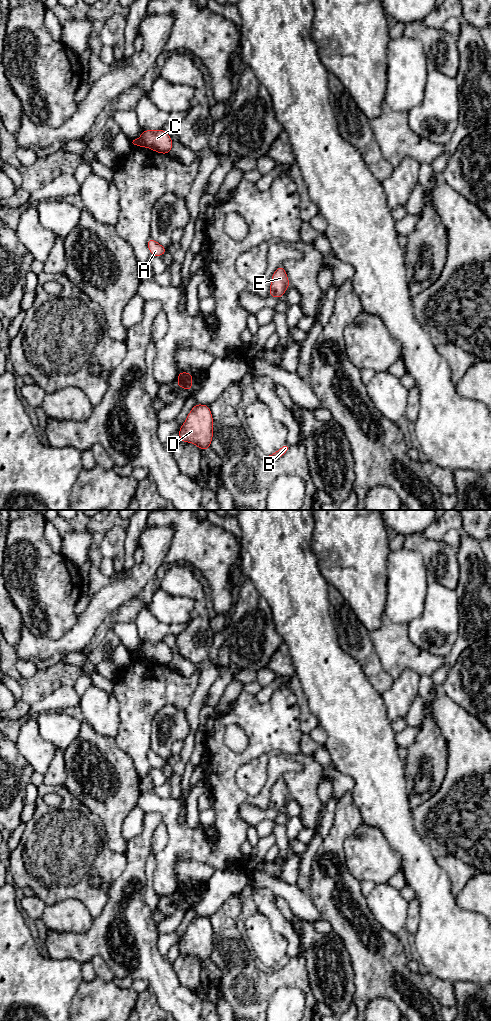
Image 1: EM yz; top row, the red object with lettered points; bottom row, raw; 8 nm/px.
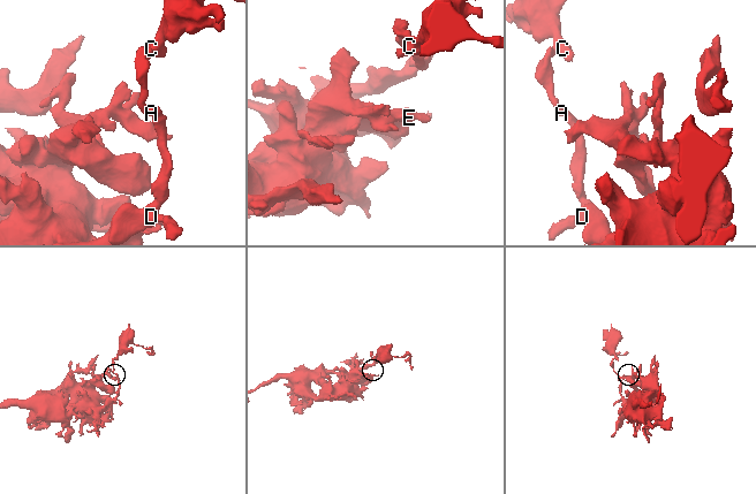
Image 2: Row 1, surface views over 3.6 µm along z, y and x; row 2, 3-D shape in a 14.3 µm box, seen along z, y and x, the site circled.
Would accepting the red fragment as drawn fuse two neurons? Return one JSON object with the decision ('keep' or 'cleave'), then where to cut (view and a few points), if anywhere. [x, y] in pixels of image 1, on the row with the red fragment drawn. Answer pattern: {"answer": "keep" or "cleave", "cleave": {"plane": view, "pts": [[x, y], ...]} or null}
{"answer": "cleave", "cleave": {"plane": "yz", "pts": [[139, 138], [145, 146]]}}

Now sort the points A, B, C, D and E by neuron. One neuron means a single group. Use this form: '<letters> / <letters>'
A B D E / C

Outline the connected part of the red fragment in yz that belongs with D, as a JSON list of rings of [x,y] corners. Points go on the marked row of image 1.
[[[196,404],[179,429],[181,442],[189,442],[201,450],[209,449],[213,439],[213,417],[208,405]]]

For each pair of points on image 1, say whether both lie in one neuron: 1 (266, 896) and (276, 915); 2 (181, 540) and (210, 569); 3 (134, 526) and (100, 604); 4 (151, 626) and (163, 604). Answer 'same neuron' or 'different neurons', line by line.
1: same neuron
2: same neuron
3: different neurons
4: different neurons

